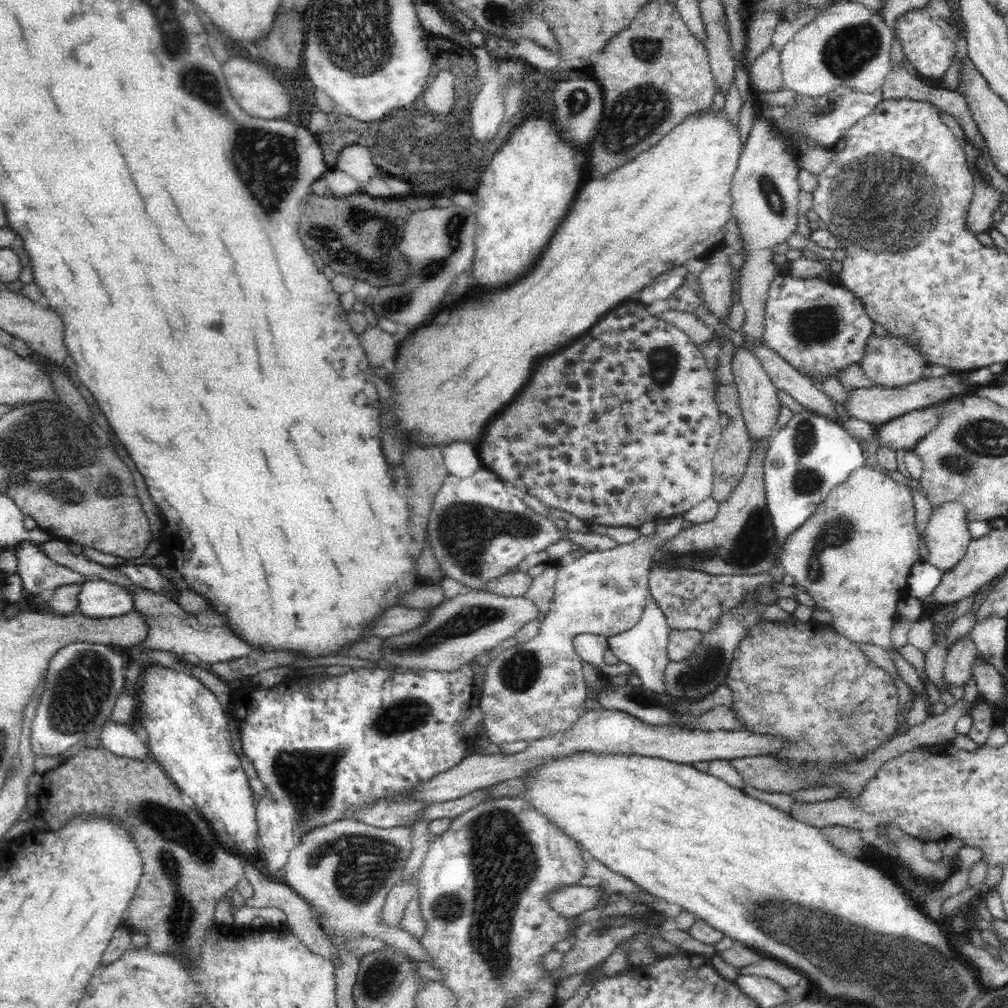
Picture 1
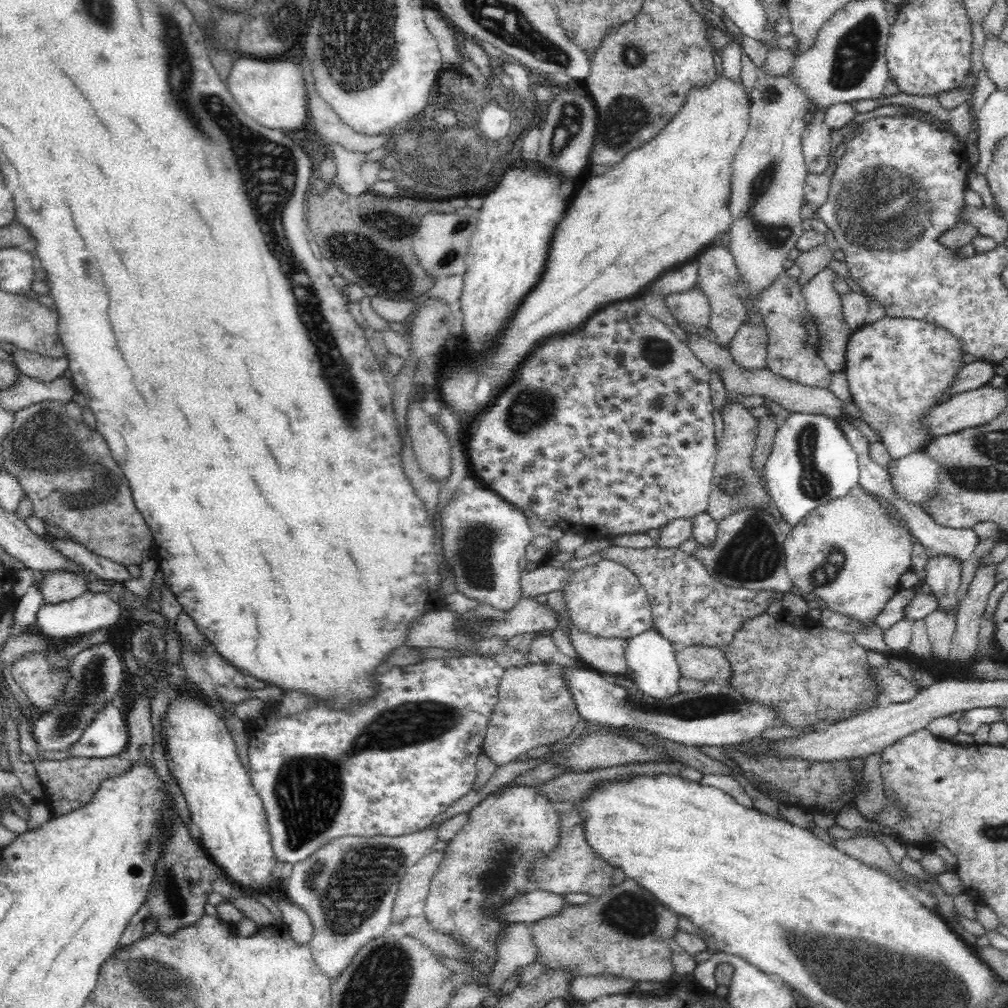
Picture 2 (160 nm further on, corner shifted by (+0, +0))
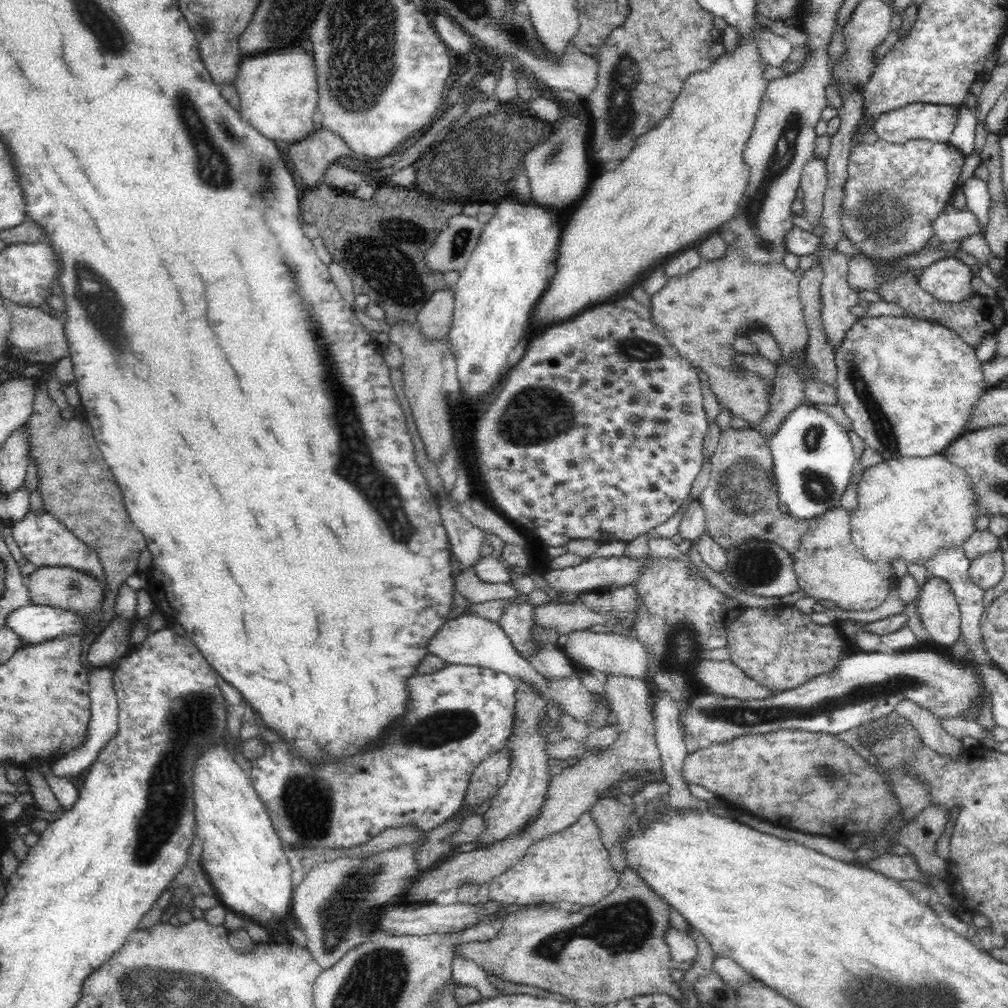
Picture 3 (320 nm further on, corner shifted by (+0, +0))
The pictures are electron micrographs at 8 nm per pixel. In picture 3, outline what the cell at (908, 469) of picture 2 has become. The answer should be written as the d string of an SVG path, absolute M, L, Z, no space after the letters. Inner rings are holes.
M944 454L930 457L897 457L893 460L883 461L882 463L864 470L862 478L857 484L858 491L856 501L858 501L858 504L856 504L857 510L850 516L850 536L852 537L853 543L856 545L858 551L863 553L870 561L884 560L889 561L890 564L895 563L896 561L904 561L906 568L909 564L918 564L925 567L926 561L931 559L932 555L939 553L942 549L947 549L948 547L963 548L963 544L970 538L970 536L972 536L972 533L977 531L976 522L980 515L976 511L975 493L974 488L971 487L970 478L967 476L967 472L962 468L951 464Z

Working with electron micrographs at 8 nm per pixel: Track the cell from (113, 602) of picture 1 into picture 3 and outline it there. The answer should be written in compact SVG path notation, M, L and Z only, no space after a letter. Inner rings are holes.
M28 605L10 612L2 627L14 631L24 645L35 645L57 636L76 634L85 626L85 617L69 609L50 605Z

